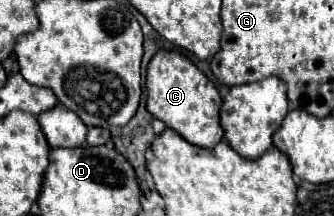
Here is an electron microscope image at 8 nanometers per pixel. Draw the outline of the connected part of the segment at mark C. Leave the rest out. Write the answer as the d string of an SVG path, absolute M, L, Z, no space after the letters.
M157 51L145 75L147 89L147 111L161 119L169 129L179 133L185 141L197 147L213 147L221 141L221 125L219 125L219 107L221 95L213 81L209 81L185 55L177 51Z

